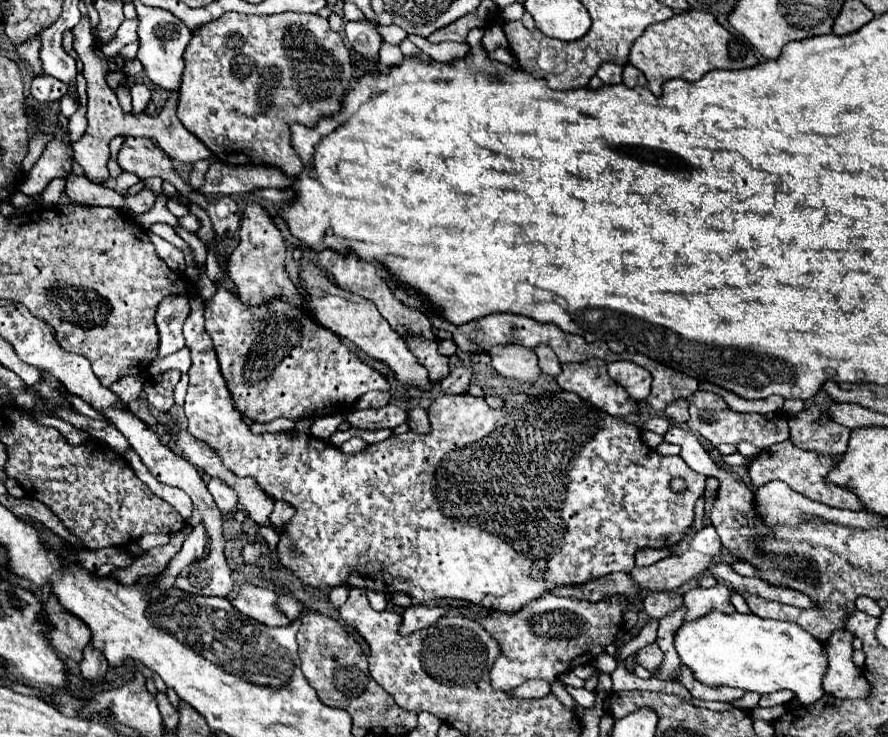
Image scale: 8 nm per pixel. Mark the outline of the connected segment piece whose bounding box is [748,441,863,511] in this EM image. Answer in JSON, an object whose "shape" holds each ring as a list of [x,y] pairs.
{"shape":[[[783,441],[783,443],[775,443],[775,445],[763,449],[761,455],[750,464],[748,471],[751,484],[756,488],[763,483],[767,483],[767,481],[771,481],[771,479],[781,479],[793,491],[797,491],[797,493],[801,493],[809,499],[815,499],[815,501],[825,503],[829,507],[861,511],[863,507],[859,507],[859,501],[855,499],[855,495],[851,495],[851,491],[823,483],[823,475],[827,471],[831,471],[831,467],[835,467],[835,463],[839,463],[839,457],[823,459],[823,455],[815,455],[813,451],[799,451],[797,447],[791,447],[791,441]]]}

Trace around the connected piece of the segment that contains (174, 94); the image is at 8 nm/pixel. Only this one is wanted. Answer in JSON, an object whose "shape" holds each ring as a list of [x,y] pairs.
{"shape":[[[81,15],[79,23],[75,25],[73,33],[73,49],[79,55],[79,59],[83,61],[83,77],[87,81],[87,97],[89,97],[89,111],[87,111],[87,131],[85,135],[73,143],[73,159],[85,169],[87,179],[91,179],[93,183],[101,183],[103,179],[109,177],[107,171],[107,161],[109,161],[109,141],[117,135],[149,137],[155,139],[157,145],[171,157],[183,163],[195,163],[199,159],[209,159],[211,151],[207,151],[207,147],[203,143],[199,143],[199,139],[195,139],[195,135],[191,135],[181,121],[177,119],[177,99],[179,99],[179,91],[171,91],[169,99],[165,101],[163,109],[153,113],[153,115],[131,115],[131,113],[123,113],[117,95],[111,91],[111,87],[105,81],[105,75],[109,71],[109,65],[105,59],[99,59],[95,55],[95,39],[91,35],[91,21],[87,15]]]}

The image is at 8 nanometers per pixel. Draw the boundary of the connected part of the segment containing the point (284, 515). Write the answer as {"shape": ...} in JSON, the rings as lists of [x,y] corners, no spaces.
{"shape":[[[281,499],[275,501],[275,509],[273,509],[273,515],[271,515],[271,521],[275,523],[275,527],[281,527],[293,515],[295,515],[295,507],[293,505],[289,505],[287,501],[281,501]]]}

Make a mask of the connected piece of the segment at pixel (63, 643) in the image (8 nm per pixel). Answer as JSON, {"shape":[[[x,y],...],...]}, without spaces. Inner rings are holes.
{"shape":[[[51,595],[47,601],[47,615],[53,625],[51,629],[51,643],[57,653],[63,657],[79,663],[83,659],[83,649],[91,641],[91,631],[87,631],[85,623],[79,623],[73,615],[67,615],[55,597]]]}

